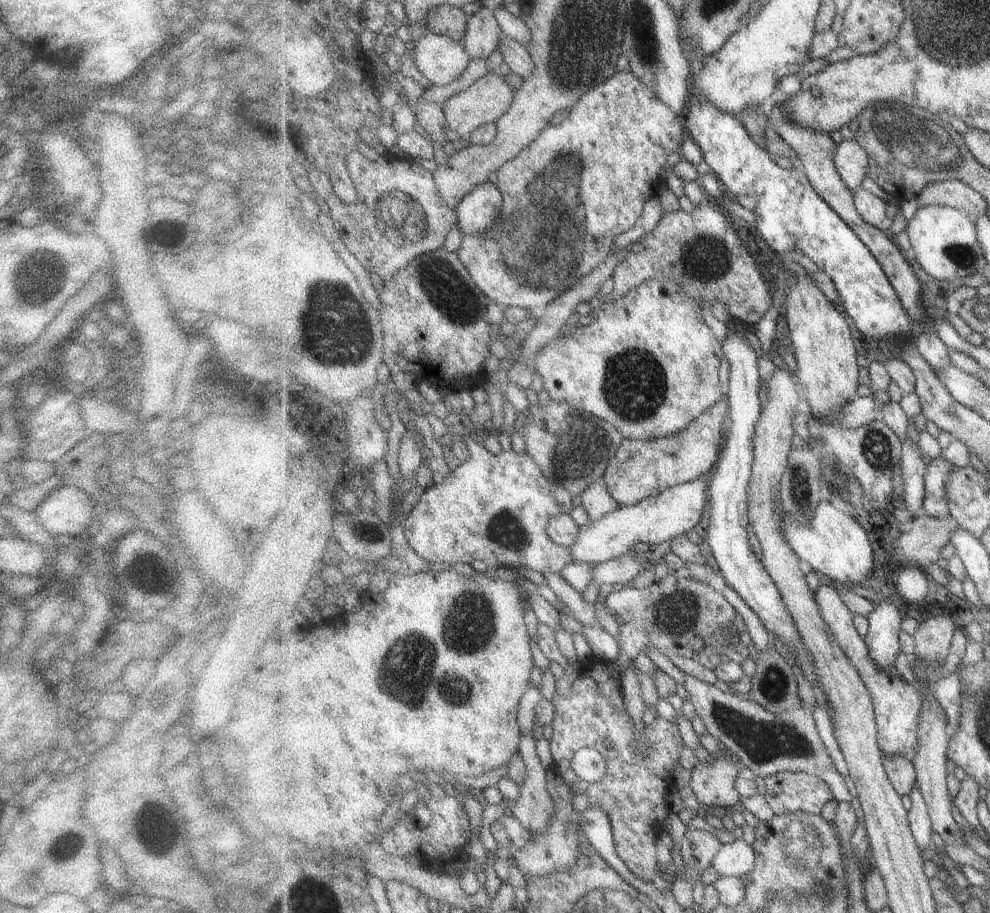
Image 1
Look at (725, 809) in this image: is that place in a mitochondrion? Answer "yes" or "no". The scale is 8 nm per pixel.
no

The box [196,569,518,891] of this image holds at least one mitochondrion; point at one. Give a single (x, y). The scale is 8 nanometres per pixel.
(469, 628)

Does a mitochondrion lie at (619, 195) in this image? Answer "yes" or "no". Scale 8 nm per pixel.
no

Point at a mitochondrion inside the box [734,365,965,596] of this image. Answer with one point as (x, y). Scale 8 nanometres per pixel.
(802, 482)

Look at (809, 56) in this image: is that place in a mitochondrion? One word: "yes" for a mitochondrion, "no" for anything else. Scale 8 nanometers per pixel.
no

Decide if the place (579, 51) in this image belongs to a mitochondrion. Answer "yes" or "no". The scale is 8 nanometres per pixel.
yes

